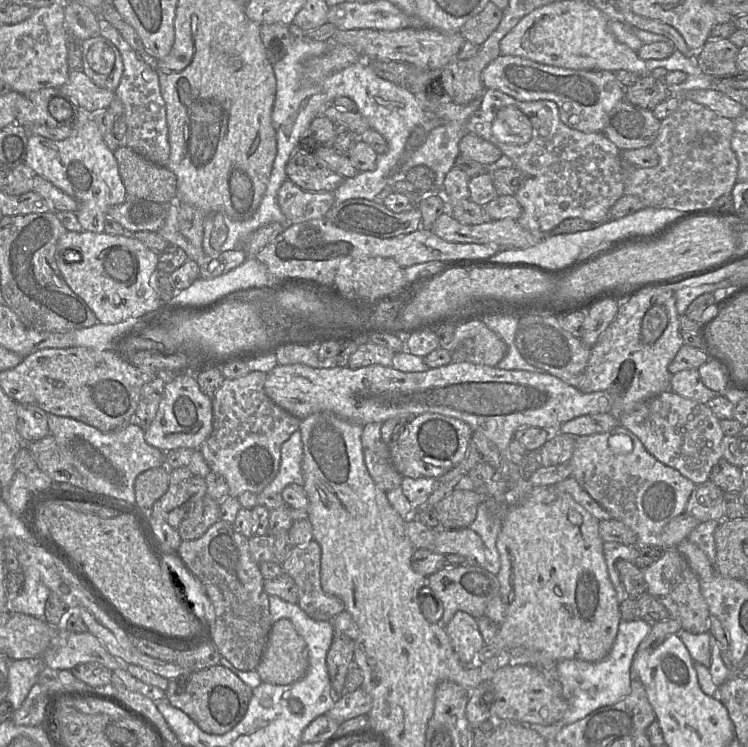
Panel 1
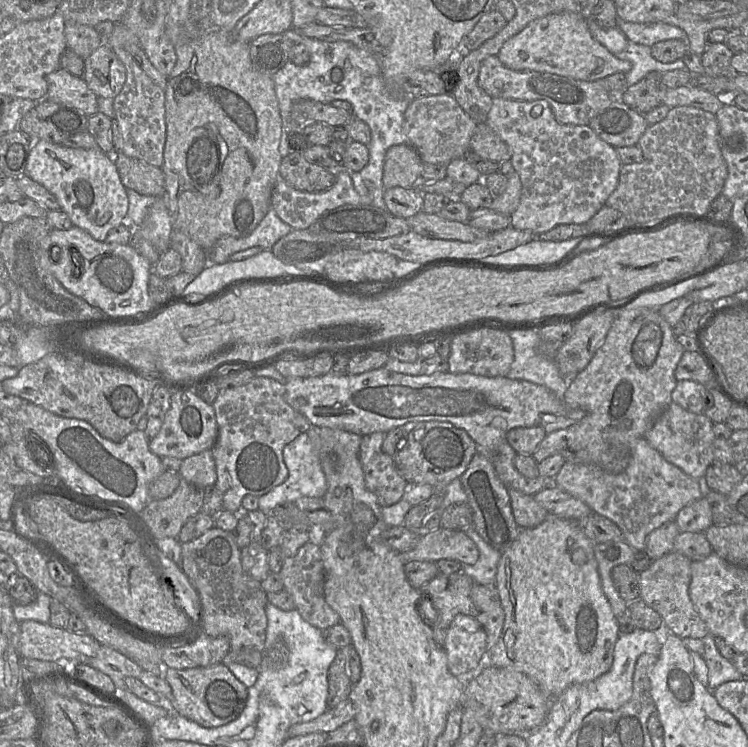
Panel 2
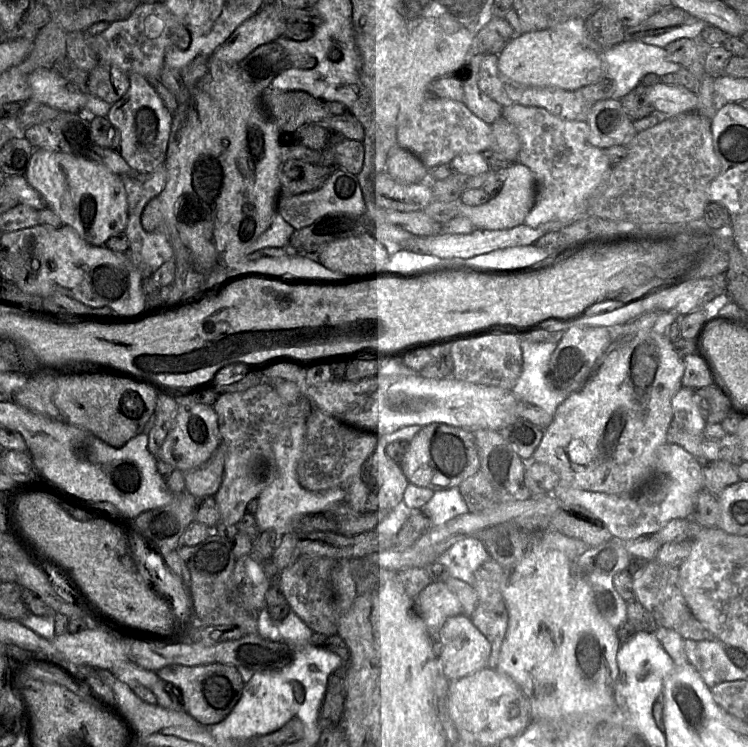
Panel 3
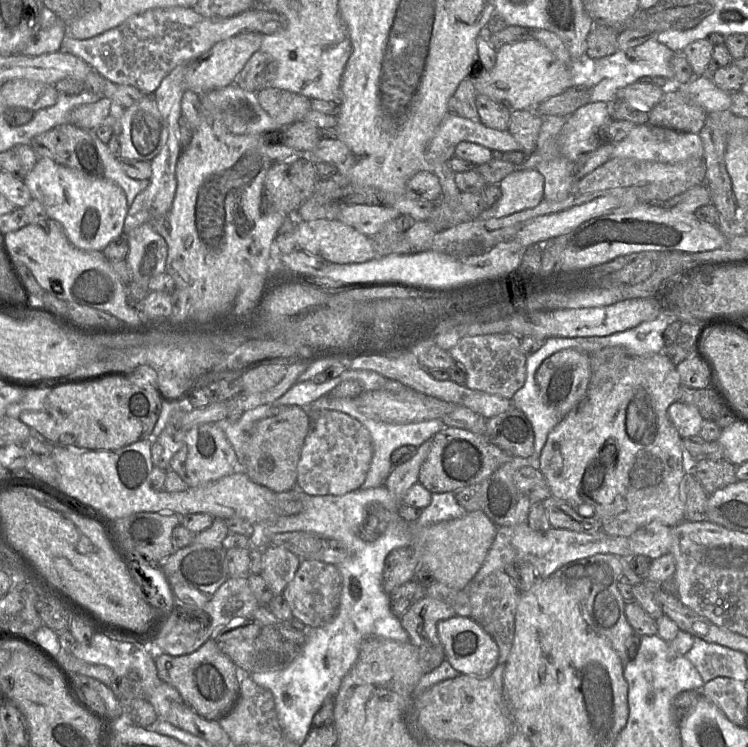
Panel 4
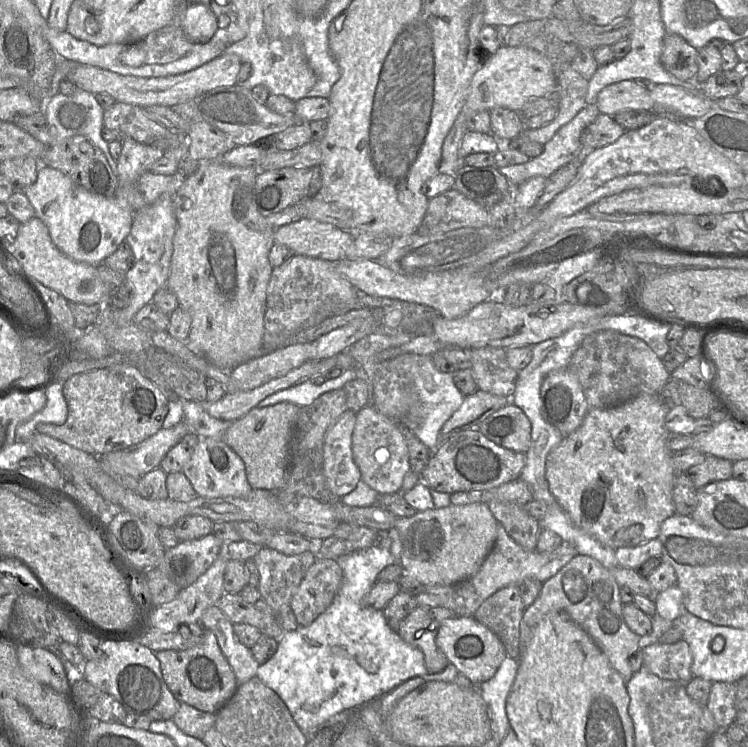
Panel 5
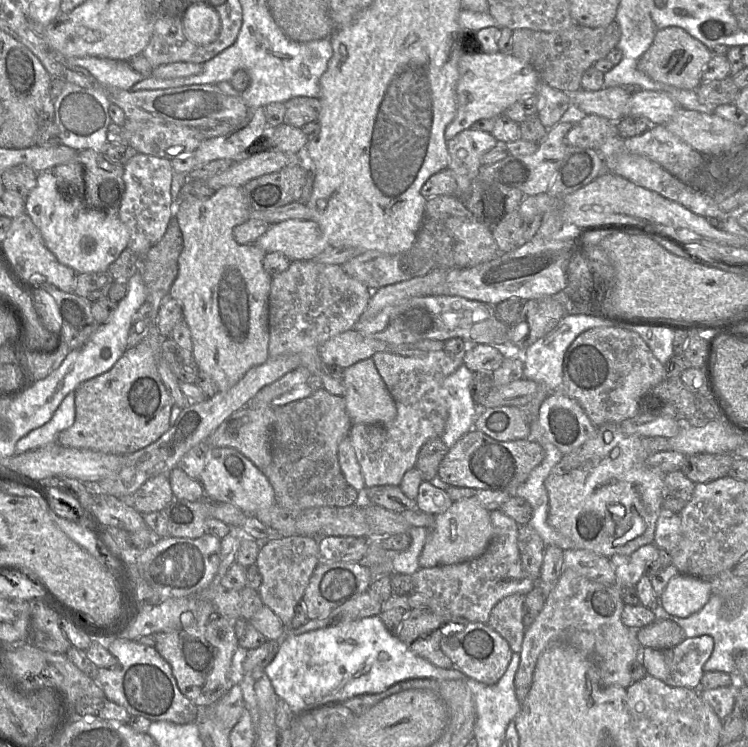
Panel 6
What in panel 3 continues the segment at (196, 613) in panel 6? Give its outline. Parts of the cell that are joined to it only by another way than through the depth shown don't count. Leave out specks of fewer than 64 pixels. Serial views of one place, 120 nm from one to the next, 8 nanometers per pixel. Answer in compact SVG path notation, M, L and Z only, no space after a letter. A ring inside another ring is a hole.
M221 663L197 666L172 664L157 670L156 674L180 690L184 711L204 726L223 721L240 700L245 686L237 667Z

